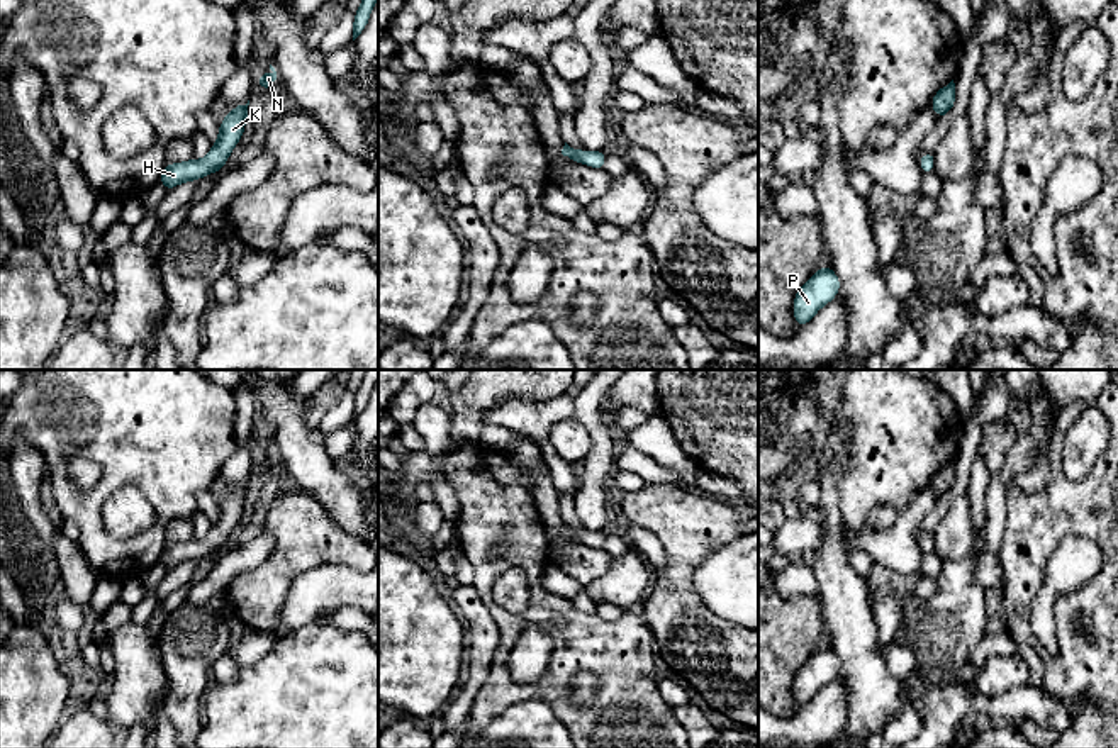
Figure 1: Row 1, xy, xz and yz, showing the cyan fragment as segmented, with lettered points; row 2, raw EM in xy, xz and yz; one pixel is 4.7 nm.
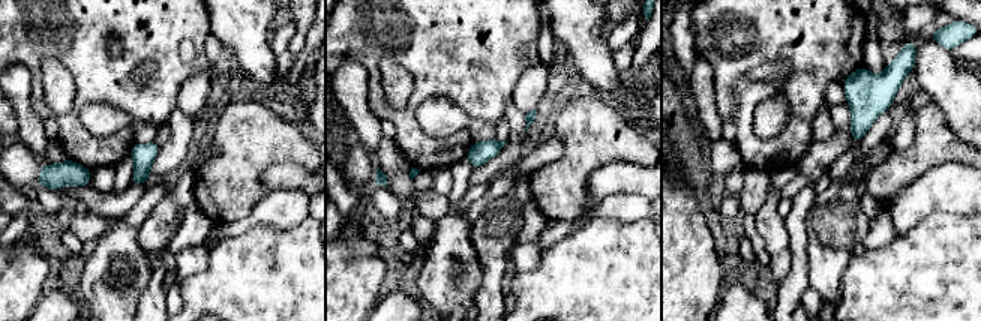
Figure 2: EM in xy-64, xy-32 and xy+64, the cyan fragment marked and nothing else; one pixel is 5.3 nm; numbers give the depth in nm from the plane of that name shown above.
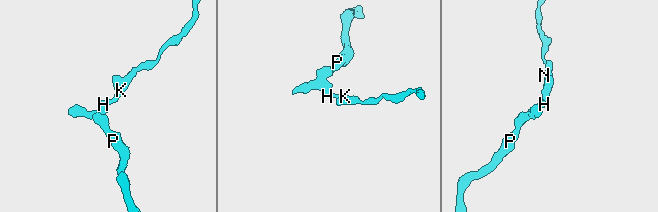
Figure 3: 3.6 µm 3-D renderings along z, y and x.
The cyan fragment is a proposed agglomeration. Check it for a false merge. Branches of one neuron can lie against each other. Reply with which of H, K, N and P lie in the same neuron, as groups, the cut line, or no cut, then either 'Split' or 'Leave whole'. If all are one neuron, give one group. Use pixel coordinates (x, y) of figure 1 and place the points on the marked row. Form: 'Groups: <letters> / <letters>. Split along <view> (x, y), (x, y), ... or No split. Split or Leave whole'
Groups: H K N P. No split. Leave whole

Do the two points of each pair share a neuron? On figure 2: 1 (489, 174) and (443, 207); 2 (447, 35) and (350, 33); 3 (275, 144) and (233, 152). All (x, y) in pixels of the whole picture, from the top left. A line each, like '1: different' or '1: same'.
1: different
2: same
3: same

